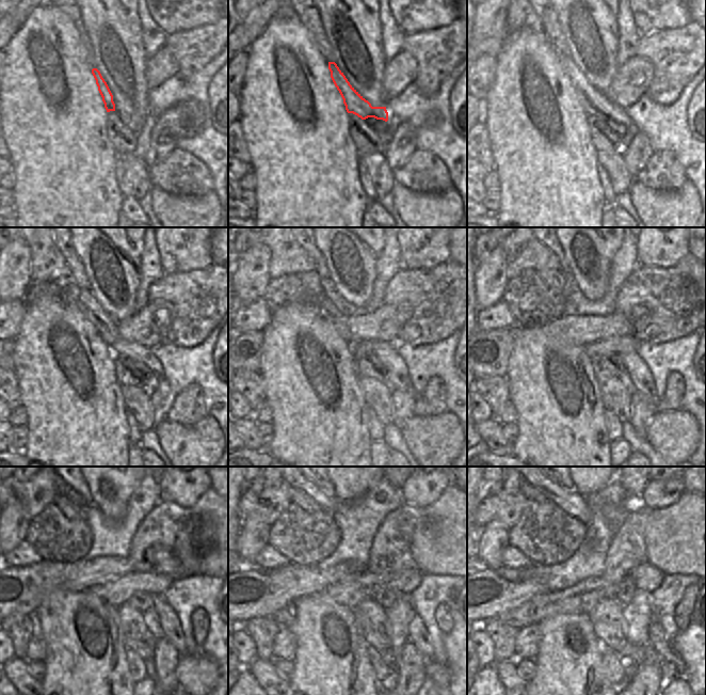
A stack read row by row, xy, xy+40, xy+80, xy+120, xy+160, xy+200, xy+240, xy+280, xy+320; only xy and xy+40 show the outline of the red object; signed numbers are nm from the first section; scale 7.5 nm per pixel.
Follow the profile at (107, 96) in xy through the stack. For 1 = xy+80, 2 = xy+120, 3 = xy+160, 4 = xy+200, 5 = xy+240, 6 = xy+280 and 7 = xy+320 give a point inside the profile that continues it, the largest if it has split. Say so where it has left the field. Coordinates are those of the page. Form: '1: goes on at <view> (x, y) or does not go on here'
1: goes on at xy+80 (596, 104)
2: goes on at xy+120 (105, 325)
3: goes on at xy+160 (398, 377)
4: goes on at xy+200 (640, 377)
5: goes on at xy+240 (169, 621)
6: goes on at xy+280 (431, 645)
7: goes on at xy+320 (673, 665)

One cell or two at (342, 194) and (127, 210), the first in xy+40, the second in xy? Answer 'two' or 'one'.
two

